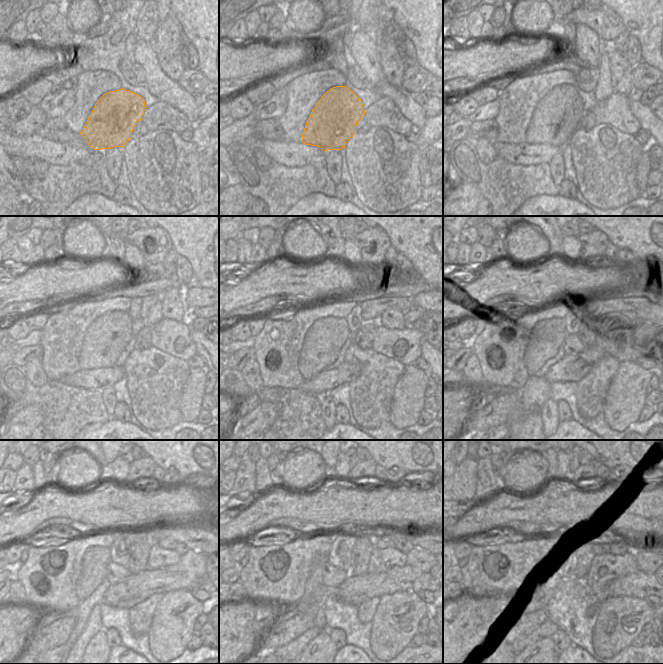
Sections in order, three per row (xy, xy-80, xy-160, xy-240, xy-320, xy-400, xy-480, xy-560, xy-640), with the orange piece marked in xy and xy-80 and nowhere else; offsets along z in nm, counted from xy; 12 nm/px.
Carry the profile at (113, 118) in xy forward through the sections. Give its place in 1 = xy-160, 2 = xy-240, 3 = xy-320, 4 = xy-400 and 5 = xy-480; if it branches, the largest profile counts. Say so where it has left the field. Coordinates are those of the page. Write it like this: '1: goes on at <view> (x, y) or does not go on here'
1: goes on at xy-160 (558, 115)
2: goes on at xy-240 (105, 339)
3: goes on at xy-320 (323, 342)
4: goes on at xy-400 (547, 337)
5: goes on at xy-480 (96, 559)

